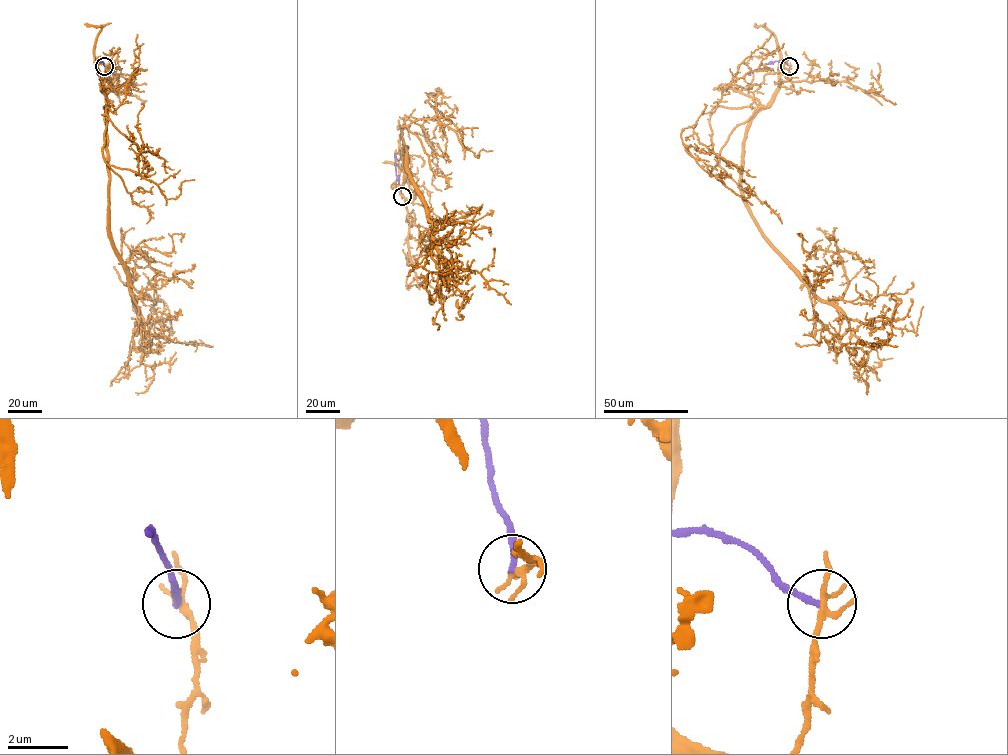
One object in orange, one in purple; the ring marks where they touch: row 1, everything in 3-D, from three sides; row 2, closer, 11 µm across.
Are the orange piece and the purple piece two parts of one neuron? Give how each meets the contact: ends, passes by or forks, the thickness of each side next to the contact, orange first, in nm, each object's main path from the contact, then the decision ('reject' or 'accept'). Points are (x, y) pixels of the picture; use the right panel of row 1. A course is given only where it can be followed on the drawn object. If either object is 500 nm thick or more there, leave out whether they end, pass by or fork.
orange forks | purple ends | 170/190 nm | orange via (790, 65), (751, 119), (742, 197), (804, 282), (839, 300), (842, 259), (808, 253), (800, 233), (807, 242) | purple via (790, 65), (775, 61), (761, 65), (747, 74) | reject

